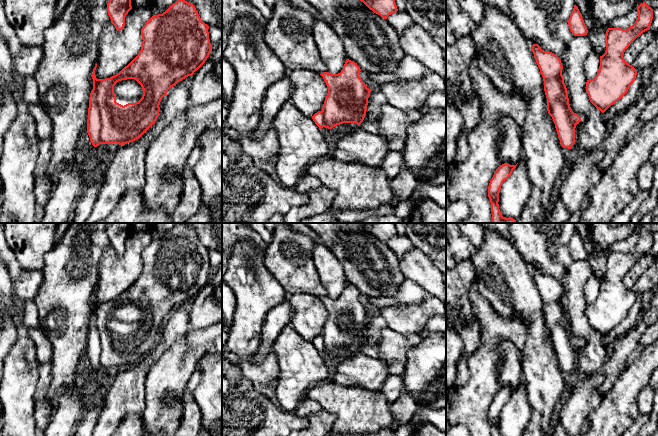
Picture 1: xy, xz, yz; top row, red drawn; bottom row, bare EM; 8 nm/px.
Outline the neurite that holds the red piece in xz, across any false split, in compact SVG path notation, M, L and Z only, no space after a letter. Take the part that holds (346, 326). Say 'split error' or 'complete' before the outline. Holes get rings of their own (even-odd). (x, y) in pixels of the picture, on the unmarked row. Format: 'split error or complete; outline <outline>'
complete; outline M347 283L340 297L320 298L328 311L322 334L312 340L320 353L332 353L343 347L360 350L363 346L371 314L360 302L360 295L357 287Z

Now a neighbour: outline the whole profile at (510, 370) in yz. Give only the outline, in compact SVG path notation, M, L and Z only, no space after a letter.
M501 340L498 349L502 353L502 360L498 365L499 390L508 387L516 389L523 378L523 369L519 350L509 340Z

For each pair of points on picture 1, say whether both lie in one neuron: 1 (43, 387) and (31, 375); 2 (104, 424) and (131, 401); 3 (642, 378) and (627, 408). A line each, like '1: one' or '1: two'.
1: two
2: one
3: one

